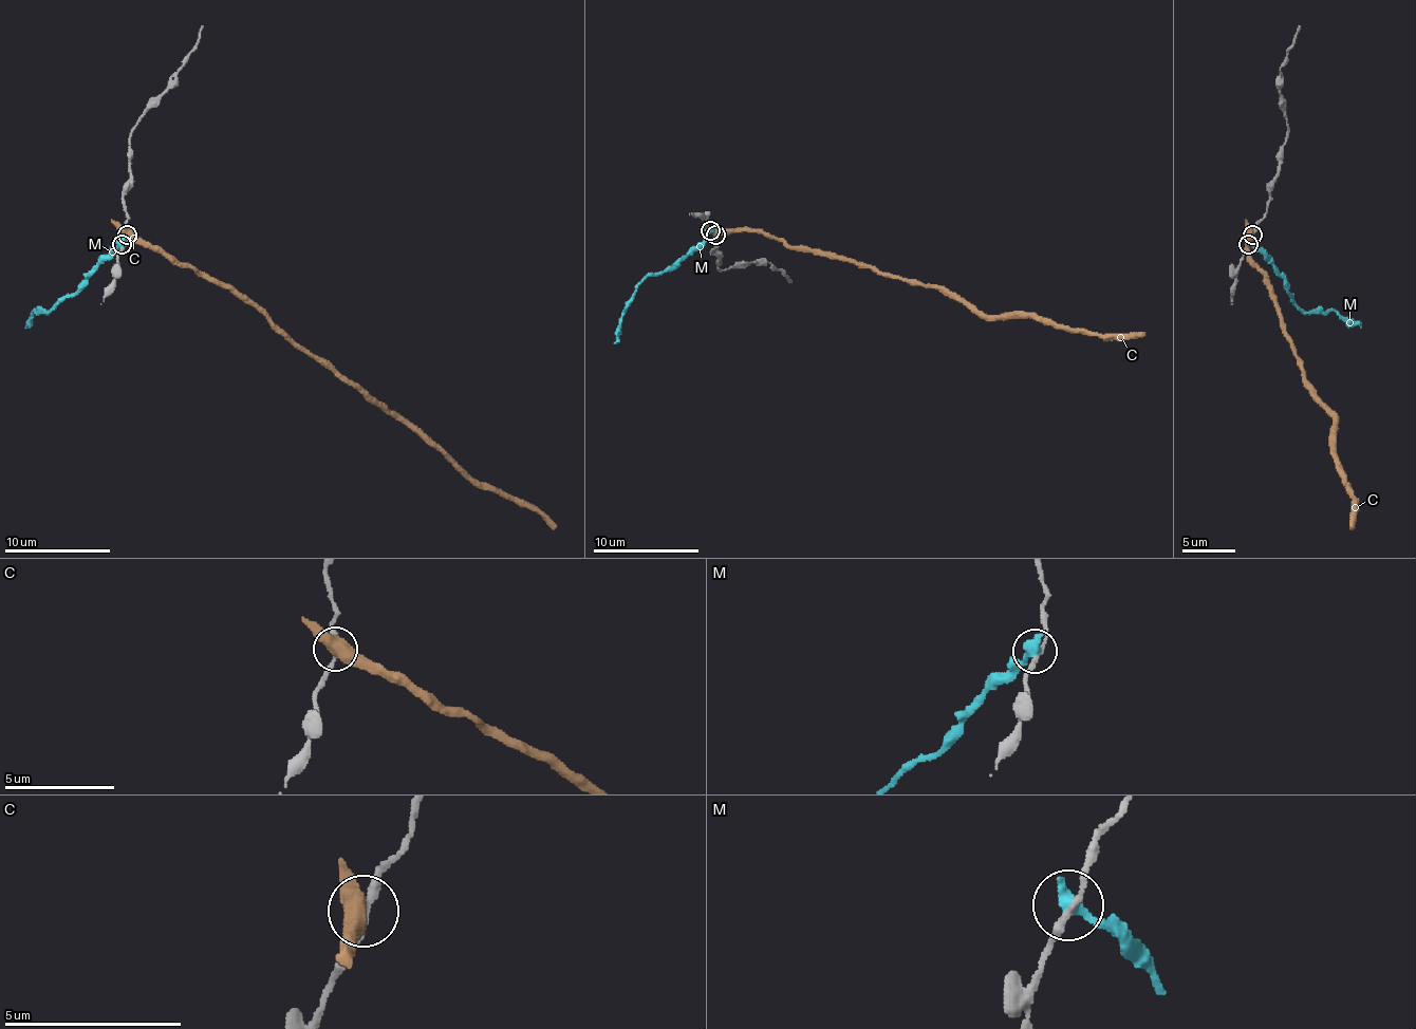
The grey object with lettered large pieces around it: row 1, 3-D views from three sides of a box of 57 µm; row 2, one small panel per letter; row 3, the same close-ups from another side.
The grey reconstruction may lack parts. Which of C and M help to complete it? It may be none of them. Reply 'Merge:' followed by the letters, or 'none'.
Merge: none

